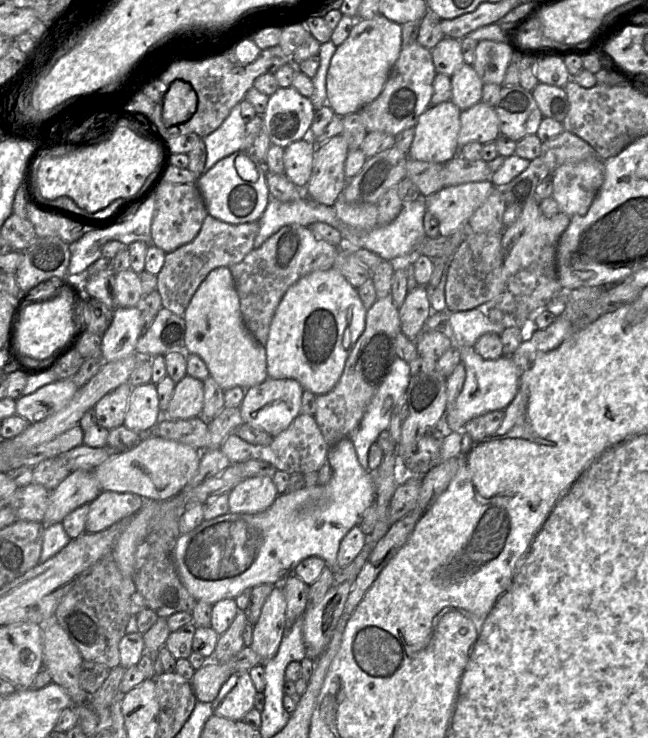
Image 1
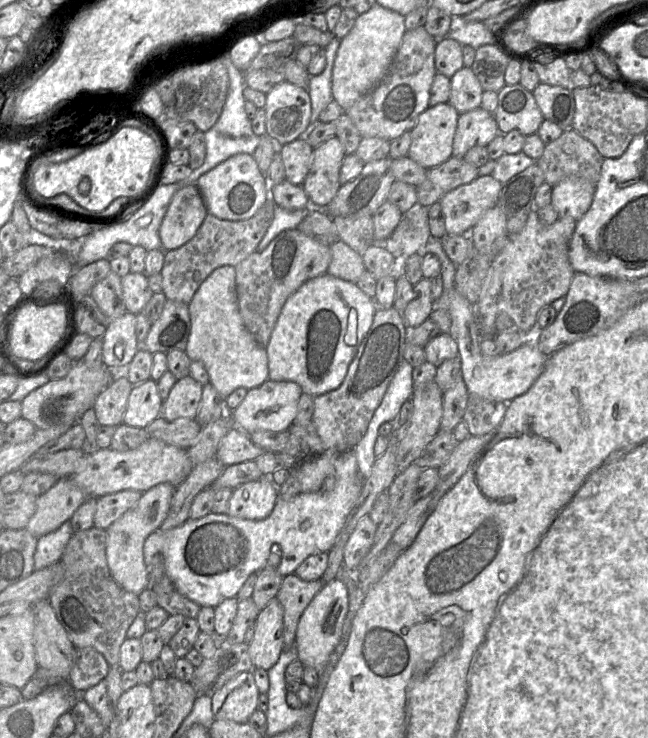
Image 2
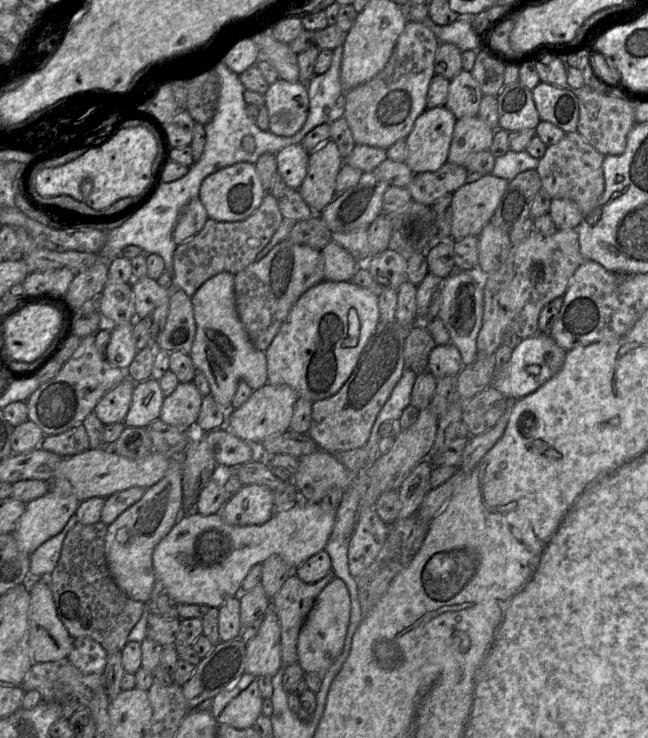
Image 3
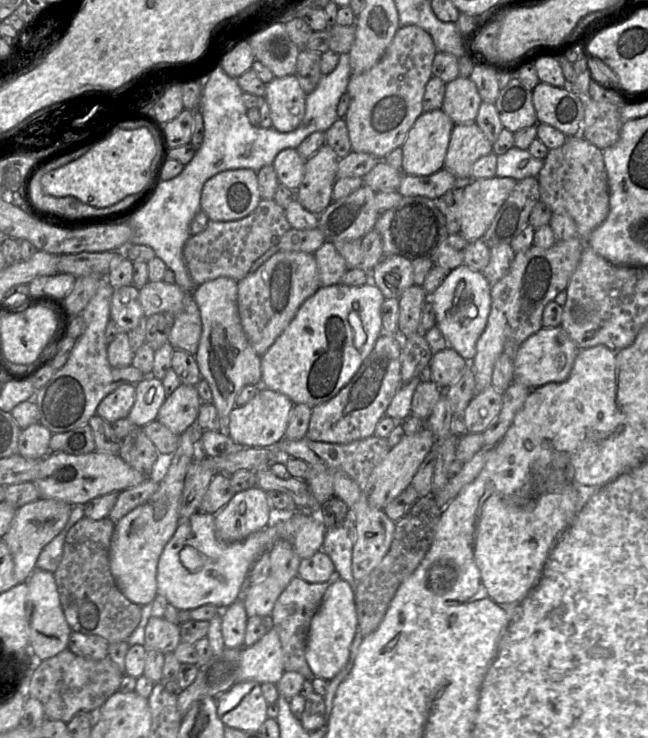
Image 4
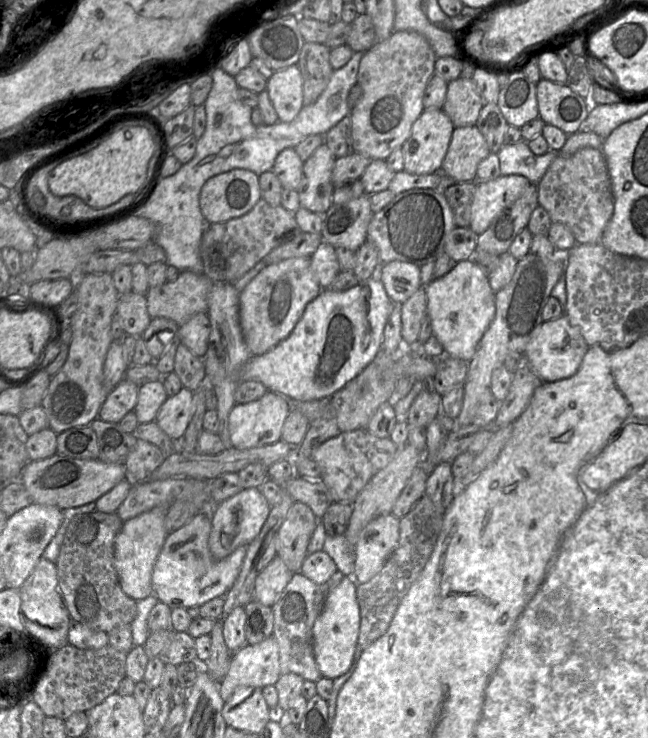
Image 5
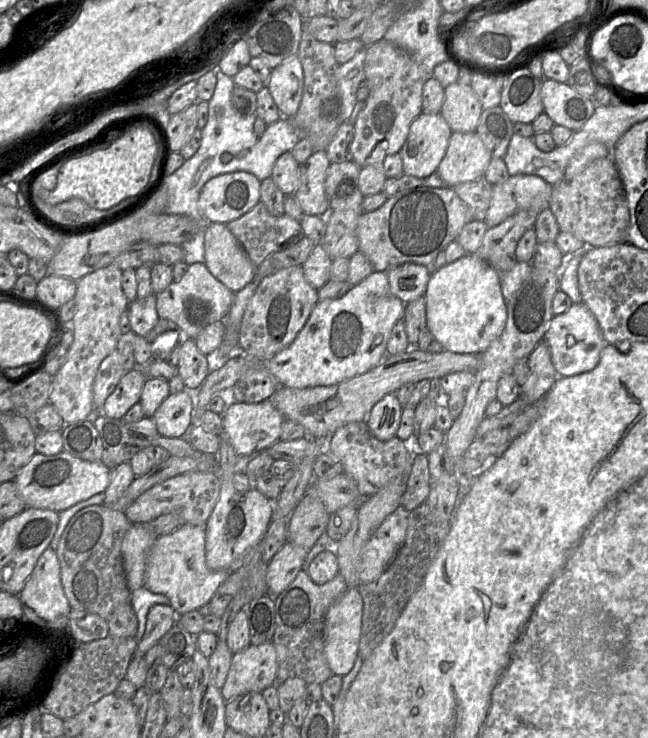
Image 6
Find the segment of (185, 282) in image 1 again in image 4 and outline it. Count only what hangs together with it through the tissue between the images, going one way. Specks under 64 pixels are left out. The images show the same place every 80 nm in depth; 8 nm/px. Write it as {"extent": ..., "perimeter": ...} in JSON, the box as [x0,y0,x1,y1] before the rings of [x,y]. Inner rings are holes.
{"extent":[182,199,291,285],"perimeter":[[[261,199],[246,217],[235,221],[209,220],[202,232],[191,235],[182,249],[184,264],[195,285],[219,277],[240,281],[248,275],[253,262],[269,248],[277,245],[291,228],[284,208],[274,199]]]}

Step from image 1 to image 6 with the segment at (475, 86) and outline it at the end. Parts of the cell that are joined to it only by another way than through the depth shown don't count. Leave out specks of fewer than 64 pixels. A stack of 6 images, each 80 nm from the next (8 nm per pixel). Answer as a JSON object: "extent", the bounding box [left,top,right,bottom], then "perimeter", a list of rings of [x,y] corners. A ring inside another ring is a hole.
{"extent":[439,82,482,132],"perimeter":[[[455,82],[444,88],[439,115],[452,132],[476,132],[482,111],[482,104],[471,85]]]}

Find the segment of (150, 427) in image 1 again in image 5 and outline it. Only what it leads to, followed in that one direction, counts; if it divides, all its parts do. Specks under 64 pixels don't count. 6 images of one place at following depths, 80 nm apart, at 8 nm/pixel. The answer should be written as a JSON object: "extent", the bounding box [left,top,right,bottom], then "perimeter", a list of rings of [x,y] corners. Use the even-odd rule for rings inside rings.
{"extent":[135,380,168,424],"perimeter":[[[162,380],[147,382],[139,386],[138,400],[135,408],[139,424],[153,422],[156,415],[168,398]]]}

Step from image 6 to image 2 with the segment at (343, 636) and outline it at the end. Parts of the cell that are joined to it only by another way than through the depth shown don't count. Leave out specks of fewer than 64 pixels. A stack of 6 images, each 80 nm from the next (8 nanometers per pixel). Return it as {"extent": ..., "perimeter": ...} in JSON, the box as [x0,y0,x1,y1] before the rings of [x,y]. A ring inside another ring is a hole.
{"extent":[295,580,348,671],"perimeter":[[[334,580],[324,584],[303,612],[297,627],[295,649],[298,660],[304,666],[317,671],[322,670],[340,642],[342,628],[348,612],[348,588],[342,580]]]}

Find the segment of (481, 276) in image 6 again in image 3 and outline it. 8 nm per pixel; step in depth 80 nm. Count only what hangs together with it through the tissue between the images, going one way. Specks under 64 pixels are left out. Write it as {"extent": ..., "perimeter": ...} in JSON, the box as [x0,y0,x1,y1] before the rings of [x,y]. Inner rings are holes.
{"extent":[438,270,484,366],"perimeter":[[[456,270],[443,280],[438,317],[446,327],[450,342],[459,350],[463,366],[477,357],[477,337],[482,326],[484,310],[483,277],[476,272]]]}

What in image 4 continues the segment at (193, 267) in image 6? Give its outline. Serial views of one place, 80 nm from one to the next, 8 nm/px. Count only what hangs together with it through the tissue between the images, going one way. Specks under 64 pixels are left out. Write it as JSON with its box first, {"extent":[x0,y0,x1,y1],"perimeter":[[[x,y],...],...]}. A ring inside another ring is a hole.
{"extent":[139,281,186,318],"perimeter":[[[148,281],[139,289],[139,302],[144,318],[160,312],[169,312],[174,315],[184,308],[186,292],[178,285],[163,281]]]}

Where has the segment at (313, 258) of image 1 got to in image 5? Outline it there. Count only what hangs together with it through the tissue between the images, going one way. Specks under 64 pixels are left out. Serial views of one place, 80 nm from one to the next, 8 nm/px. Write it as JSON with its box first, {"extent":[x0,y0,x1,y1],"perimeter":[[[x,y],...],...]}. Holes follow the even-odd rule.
{"extent":[239,258,321,355],"perimeter":[[[289,258],[263,268],[239,293],[239,322],[251,355],[265,354],[287,338],[306,305],[321,290],[311,270],[310,258]]]}

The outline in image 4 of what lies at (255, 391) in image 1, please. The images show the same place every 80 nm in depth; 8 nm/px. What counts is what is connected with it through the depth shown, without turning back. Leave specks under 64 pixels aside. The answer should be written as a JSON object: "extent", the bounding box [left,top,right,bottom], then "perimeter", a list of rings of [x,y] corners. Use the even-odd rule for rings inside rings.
{"extent":[227,387,293,448],"perimeter":[[[263,387],[246,404],[232,409],[227,434],[239,446],[275,448],[285,438],[293,407],[293,402],[287,396]]]}

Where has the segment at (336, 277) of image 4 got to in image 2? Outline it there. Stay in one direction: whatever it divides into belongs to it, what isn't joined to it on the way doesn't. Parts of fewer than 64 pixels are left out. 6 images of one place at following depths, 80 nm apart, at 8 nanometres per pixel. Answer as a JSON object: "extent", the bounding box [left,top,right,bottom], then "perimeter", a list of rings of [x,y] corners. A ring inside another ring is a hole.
{"extent":[327,240,366,283],"perimeter":[[[342,240],[330,245],[331,260],[327,273],[340,279],[356,283],[366,271],[362,255]]]}

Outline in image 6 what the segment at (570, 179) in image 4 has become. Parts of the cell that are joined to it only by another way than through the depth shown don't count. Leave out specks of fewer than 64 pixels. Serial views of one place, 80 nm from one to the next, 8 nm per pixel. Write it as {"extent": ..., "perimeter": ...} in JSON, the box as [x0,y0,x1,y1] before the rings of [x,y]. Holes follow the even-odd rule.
{"extent":[548,155,630,247],"perimeter":[[[612,155],[592,161],[571,180],[563,179],[552,185],[548,208],[555,216],[560,231],[573,234],[586,247],[627,242],[630,225],[628,202]]]}

